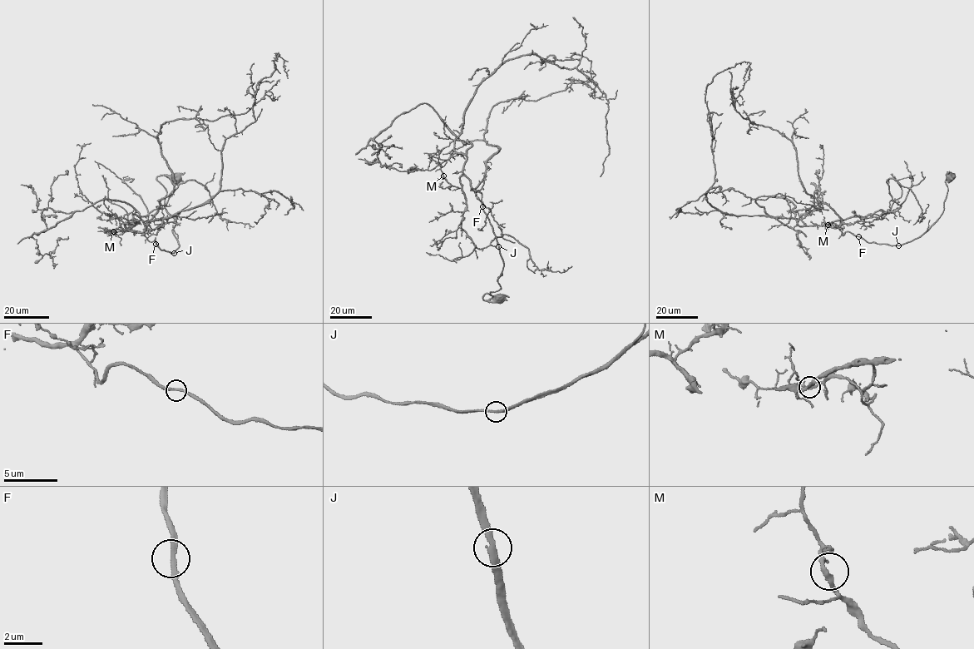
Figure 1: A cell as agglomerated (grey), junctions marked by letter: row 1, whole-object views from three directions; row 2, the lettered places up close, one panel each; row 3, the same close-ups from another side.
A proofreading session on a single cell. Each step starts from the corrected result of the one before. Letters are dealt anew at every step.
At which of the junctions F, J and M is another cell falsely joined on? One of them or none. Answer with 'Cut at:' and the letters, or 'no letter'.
Cut at: no letter

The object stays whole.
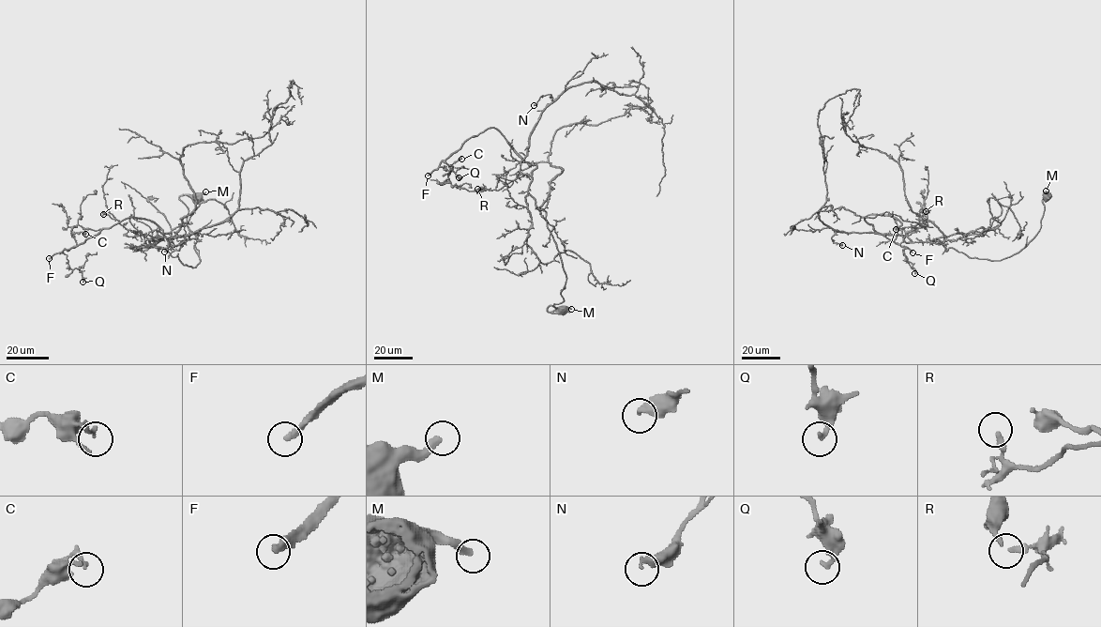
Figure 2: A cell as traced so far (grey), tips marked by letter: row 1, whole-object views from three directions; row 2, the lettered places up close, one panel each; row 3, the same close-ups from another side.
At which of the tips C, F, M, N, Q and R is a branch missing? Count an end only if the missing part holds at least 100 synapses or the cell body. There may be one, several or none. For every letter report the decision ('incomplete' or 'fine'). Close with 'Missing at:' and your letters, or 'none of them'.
C: fine
F: incomplete
M: fine
N: fine
Q: fine
R: fine
Missing at: F

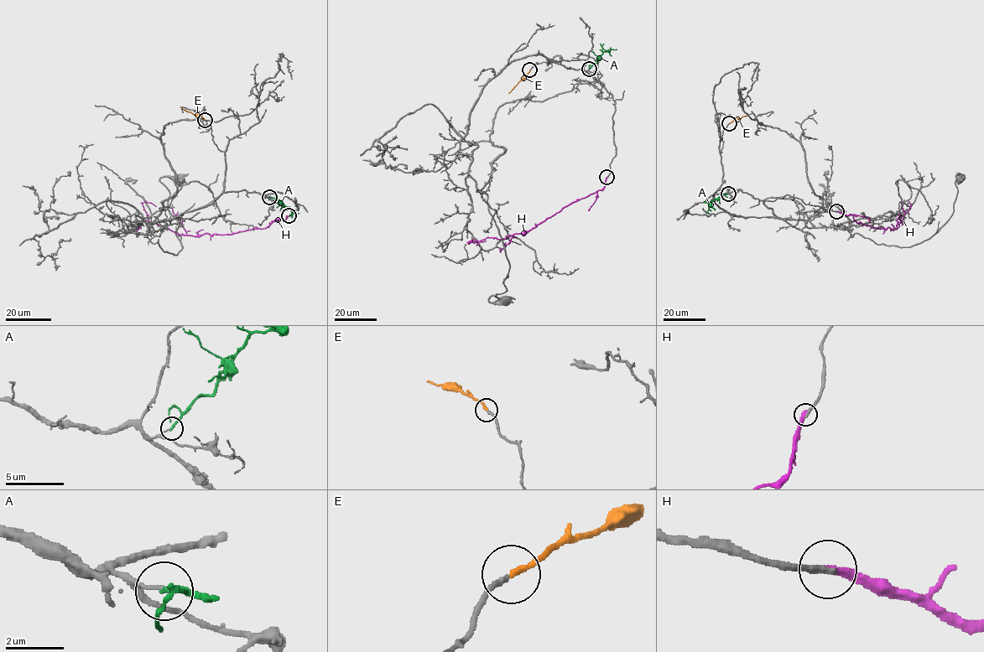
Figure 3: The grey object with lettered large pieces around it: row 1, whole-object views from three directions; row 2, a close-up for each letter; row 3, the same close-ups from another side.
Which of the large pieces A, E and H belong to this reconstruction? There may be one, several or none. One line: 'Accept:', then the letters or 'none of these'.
Accept: E

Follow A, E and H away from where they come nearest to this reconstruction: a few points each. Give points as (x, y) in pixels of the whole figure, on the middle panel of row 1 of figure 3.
A: (589, 69), (610, 49)
E: (529, 69), (508, 93)
H: (606, 177), (603, 188), (564, 206), (523, 233), (503, 239), (486, 237), (477, 245), (472, 242), (486, 240)

